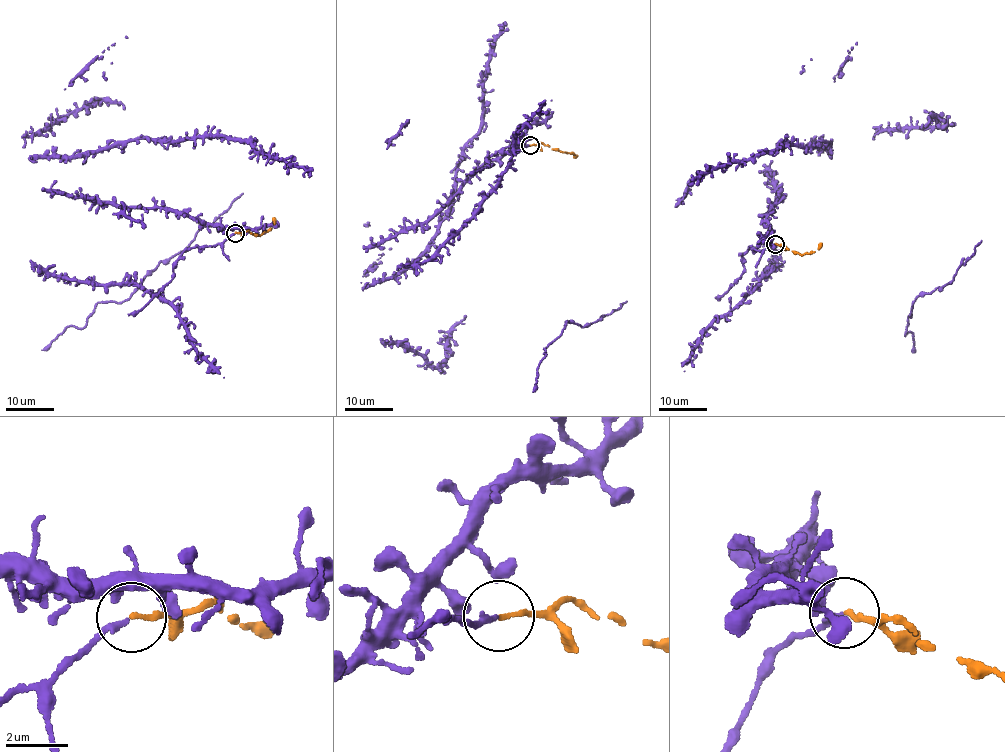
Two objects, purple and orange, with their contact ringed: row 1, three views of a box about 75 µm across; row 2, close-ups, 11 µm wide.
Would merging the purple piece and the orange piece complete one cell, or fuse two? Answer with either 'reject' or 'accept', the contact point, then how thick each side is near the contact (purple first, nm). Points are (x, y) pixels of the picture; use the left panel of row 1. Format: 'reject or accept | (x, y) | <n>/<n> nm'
accept | (235, 233) | 120/150 nm

